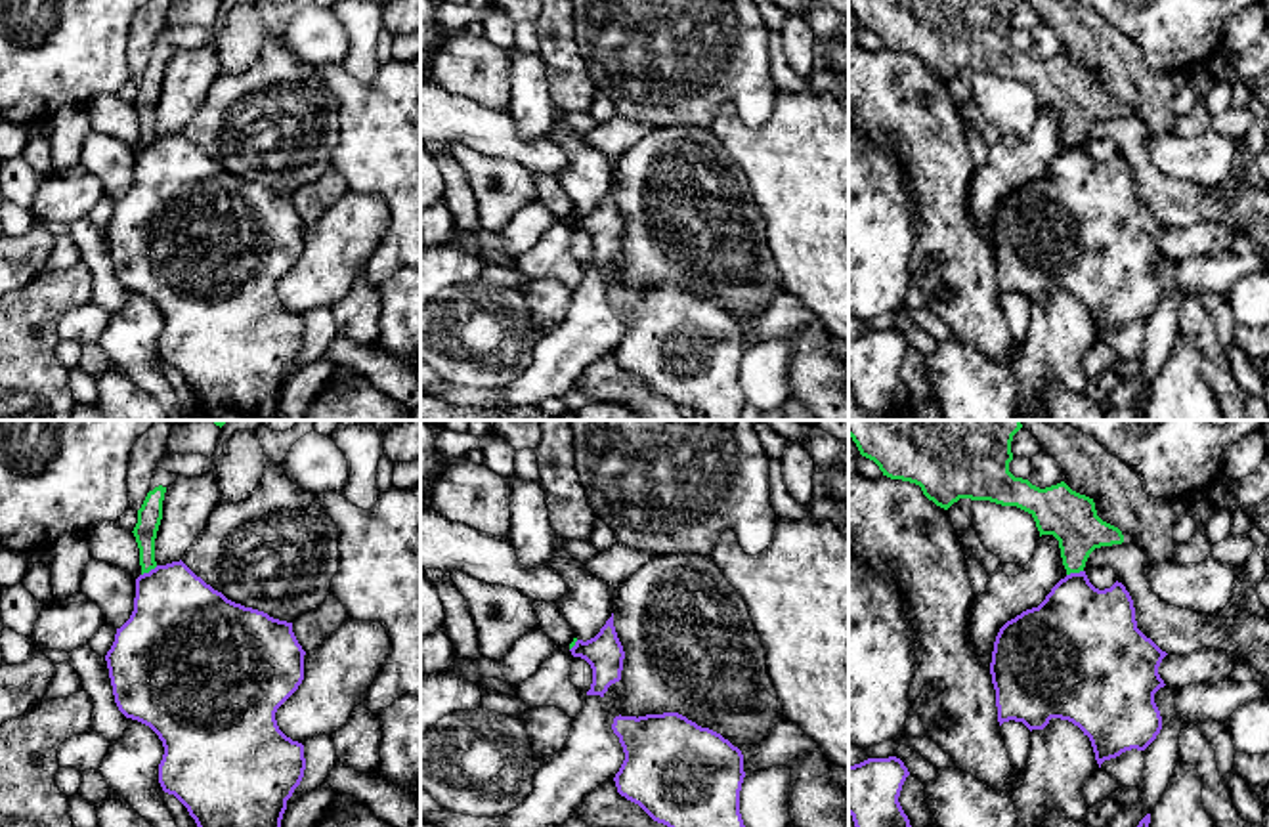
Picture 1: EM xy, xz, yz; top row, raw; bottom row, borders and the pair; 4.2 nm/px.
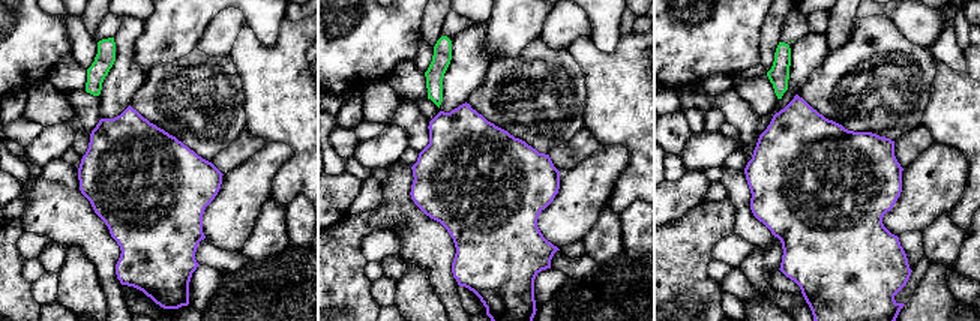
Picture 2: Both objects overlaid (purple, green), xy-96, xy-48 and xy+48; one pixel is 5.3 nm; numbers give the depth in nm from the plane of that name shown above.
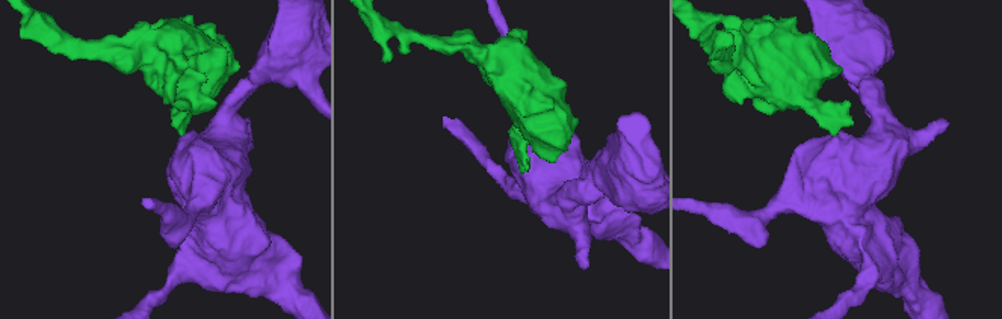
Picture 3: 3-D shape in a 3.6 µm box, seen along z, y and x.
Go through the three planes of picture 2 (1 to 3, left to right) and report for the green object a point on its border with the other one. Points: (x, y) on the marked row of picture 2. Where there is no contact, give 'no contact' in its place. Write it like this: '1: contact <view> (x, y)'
1: no contact
2: no contact
3: no contact

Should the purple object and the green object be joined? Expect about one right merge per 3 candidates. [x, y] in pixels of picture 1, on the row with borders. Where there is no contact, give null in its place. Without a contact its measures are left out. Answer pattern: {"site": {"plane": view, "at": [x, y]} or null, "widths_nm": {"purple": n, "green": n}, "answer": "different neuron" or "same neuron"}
{"site": {"plane": "yz", "at": [1075, 573]}, "widths_nm": {"purple": 400, "green": 220}, "answer": "different neuron"}

